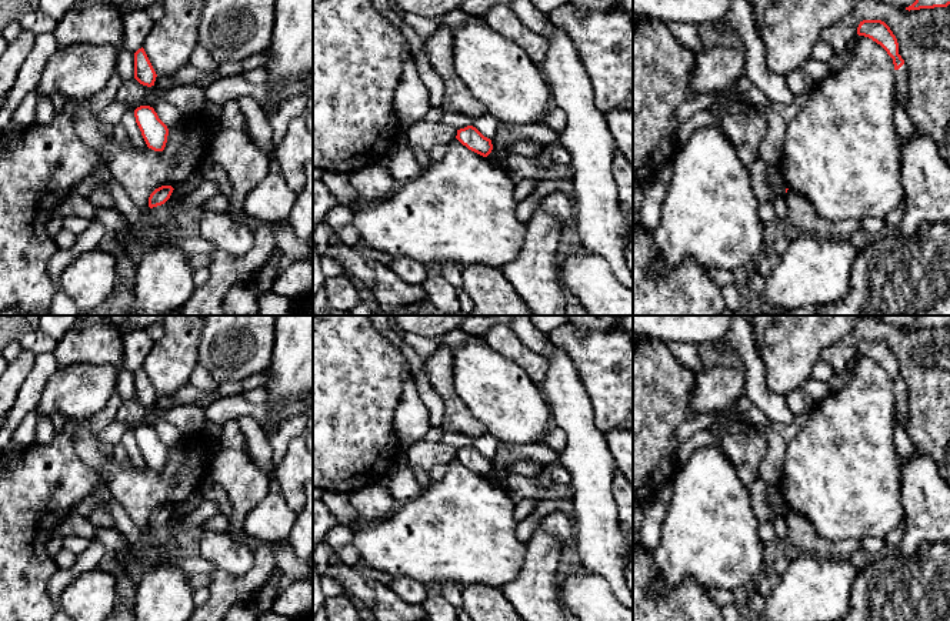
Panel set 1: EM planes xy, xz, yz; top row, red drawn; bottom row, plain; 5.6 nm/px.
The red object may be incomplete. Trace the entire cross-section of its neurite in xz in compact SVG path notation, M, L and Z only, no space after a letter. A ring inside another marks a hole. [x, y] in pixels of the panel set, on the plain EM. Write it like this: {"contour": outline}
{"contour": "M467 445L464 448L457 450L456 458L466 465L469 470L487 477L491 470L493 464L491 460L484 457L476 447Z"}

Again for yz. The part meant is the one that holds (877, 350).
{"contour": "M863 340L857 347L857 354L880 364L893 378L896 393L896 415L900 424L907 425L909 390L899 374L899 363L890 347L881 340Z"}

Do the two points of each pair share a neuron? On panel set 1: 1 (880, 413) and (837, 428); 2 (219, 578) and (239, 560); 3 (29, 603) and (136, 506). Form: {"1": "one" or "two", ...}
{"1": "one", "2": "two", "3": "two"}

